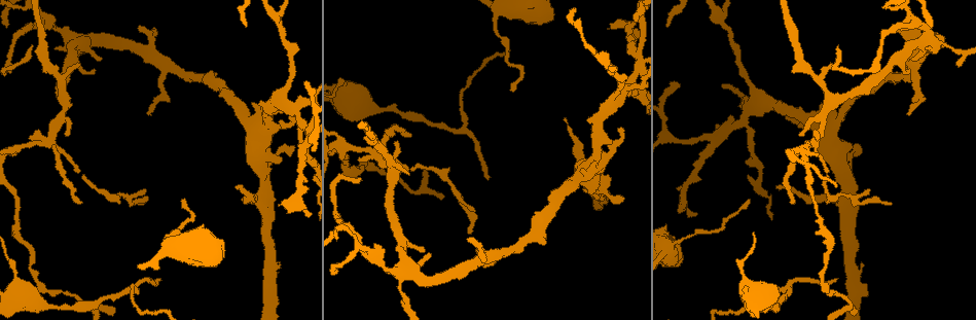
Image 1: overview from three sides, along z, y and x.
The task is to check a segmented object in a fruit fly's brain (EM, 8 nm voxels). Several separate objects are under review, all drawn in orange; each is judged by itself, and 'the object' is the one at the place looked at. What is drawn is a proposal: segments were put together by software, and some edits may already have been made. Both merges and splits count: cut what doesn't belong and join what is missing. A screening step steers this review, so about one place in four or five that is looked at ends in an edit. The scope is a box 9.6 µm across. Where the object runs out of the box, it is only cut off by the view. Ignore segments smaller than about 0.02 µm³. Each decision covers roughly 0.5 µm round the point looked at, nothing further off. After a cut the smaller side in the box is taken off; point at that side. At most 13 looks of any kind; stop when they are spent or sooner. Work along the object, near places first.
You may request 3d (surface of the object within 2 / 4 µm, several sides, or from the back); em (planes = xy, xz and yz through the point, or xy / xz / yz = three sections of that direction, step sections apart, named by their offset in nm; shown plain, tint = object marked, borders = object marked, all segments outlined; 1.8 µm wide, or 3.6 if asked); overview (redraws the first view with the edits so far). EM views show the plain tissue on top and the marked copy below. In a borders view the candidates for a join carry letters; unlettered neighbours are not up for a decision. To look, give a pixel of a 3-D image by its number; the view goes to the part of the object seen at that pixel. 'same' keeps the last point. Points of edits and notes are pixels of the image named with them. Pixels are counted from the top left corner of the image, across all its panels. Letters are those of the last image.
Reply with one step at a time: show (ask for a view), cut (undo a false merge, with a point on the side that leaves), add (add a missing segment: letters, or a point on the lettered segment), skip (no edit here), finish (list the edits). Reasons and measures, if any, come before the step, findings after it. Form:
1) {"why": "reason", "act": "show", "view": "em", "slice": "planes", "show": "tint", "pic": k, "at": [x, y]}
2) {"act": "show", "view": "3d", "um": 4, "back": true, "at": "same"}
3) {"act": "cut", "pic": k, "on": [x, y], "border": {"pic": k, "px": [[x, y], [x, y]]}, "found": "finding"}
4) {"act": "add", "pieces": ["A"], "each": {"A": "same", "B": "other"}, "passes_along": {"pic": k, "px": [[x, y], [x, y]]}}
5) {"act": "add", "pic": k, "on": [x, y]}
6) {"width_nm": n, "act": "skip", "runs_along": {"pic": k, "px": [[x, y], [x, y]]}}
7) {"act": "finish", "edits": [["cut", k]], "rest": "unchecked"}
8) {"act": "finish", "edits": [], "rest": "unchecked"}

{"why": "thin end", "act": "show", "view": "em", "slice": "planes", "show": "borders", "pic": 1, "at": [958, 66]}

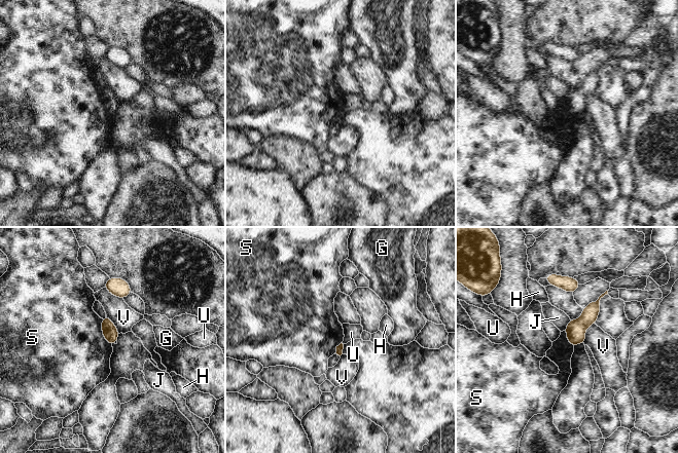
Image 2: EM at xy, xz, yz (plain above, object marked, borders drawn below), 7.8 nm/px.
{"width_nm": 70, "act": "skip", "each": {"G": "other", "H": "other", "J": "other", "S": "other", "U": "other", "V": "other"}, "border": {"pic": 2, "px": [[101, 318], [103, 337], [111, 346]]}, "found": "no lettered segment goes on from it"}

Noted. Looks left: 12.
{"why": "tapers out", "act": "show", "view": "em", "um": 3.6, "slice": "planes", "show": "borders", "pic": 1, "at": [890, 203]}

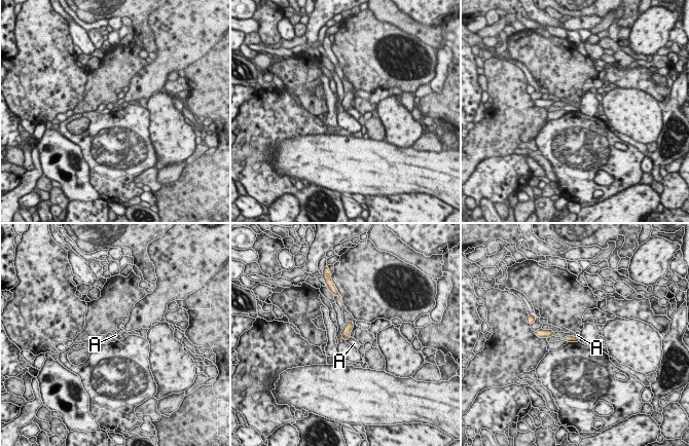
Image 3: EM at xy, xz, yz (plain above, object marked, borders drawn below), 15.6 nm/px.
{"longest_contact_nm": ["A", 120], "act": "skip", "each": {"A": "other"}, "border": {"pic": 3, "px": [[350, 336], [346, 341]]}, "found": "none of them fits"}

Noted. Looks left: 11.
{"why": "free end", "act": "show", "view": "em", "slice": "xz", "step": 16, "show": "borders", "pic": 1, "at": [444, 195]}

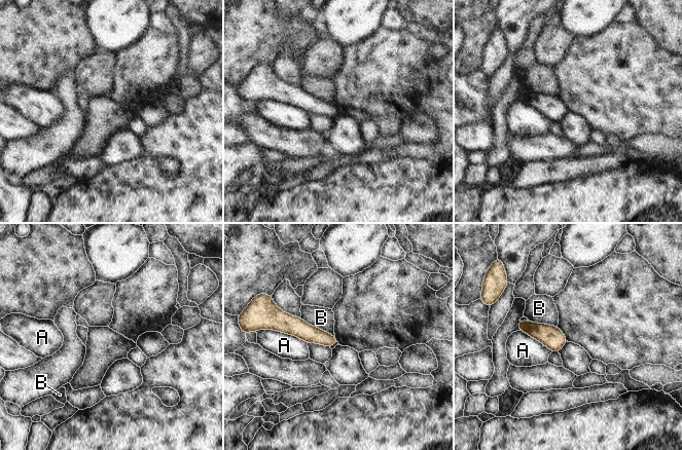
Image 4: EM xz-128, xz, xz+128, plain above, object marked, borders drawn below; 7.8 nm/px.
{"act": "skip", "each": {"A": "other", "B": "other"}, "border": {"pic": 4, "px": [[300, 316], [307, 323], [334, 336]]}, "found": "no lettered segment goes on from it"}

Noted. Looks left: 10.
{"why": "a fork", "act": "show", "view": "em", "slice": "yz", "step": 8, "show": "tint", "pic": 1, "at": [459, 131]}

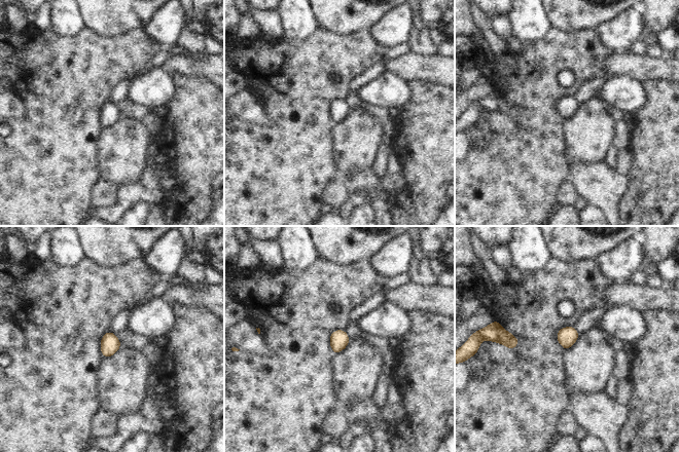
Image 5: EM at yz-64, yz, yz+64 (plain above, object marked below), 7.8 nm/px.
{"why": "another direction", "act": "show", "view": "em", "slice": "planes", "show": "borders", "at": "same"}

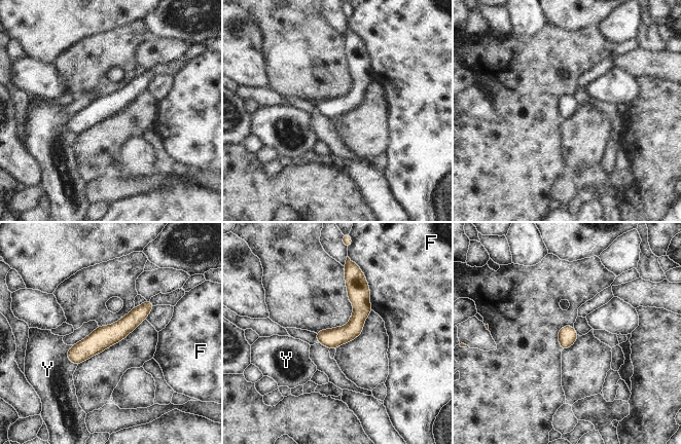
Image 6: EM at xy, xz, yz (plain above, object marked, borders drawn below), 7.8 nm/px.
{"longest_contact_nm": ["F", 340], "act": "skip", "each": {"F": "other", "Y": "other"}, "runs_along": {"pic": 6, "px": [[149, 304], [118, 331], [70, 357]]}, "found": "continuous, no second neuron"}

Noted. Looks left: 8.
{"why": "thick turns thin", "act": "show", "view": "em", "um": 3.6, "slice": "planes", "show": "borders", "pic": 1, "at": [667, 243]}

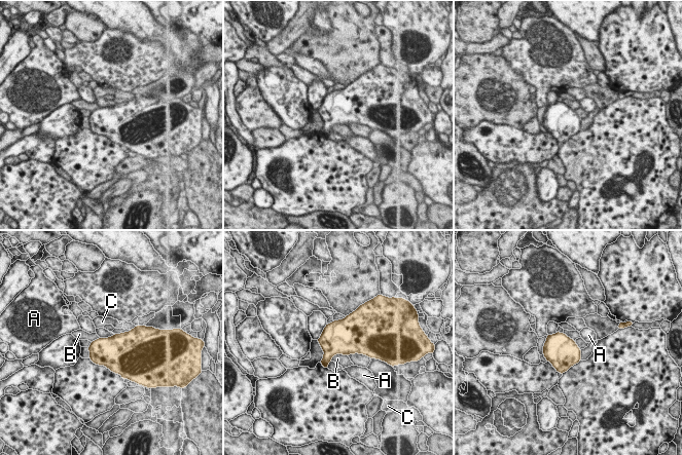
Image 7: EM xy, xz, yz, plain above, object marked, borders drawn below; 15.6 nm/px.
{"width_nm": 500, "act": "skip", "each": {"A": "other", "B": "other", "C": "other"}, "found": "all the same neuron"}

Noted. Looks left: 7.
{"act": "finish", "edits": [], "rest": "unchecked"}

